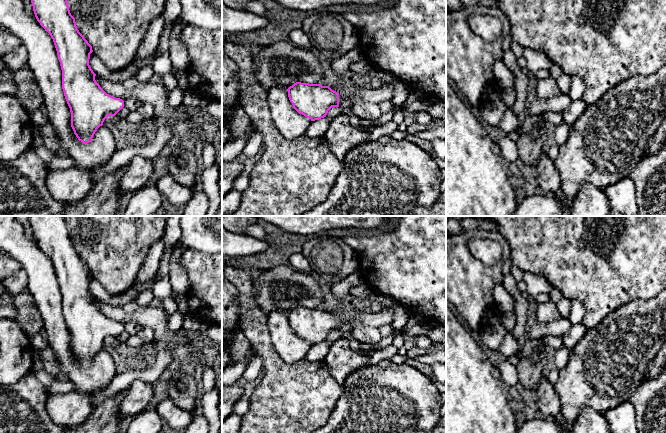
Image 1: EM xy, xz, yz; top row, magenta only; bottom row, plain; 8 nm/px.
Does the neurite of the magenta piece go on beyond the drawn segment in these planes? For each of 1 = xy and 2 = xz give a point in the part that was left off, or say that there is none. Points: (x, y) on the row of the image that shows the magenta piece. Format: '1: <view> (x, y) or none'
1: none
2: none

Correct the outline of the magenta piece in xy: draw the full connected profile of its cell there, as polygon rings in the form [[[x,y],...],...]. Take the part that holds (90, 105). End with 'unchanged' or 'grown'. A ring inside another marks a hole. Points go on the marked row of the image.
[[[31,0],[37,21],[53,39],[62,70],[62,89],[71,112],[71,127],[84,144],[92,141],[97,129],[108,116],[115,116],[124,101],[107,94],[96,82],[96,74],[89,65],[92,46],[79,32],[67,0]]]; unchanged

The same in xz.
[[[296,82],[287,91],[293,108],[311,121],[326,117],[332,107],[339,107],[339,93],[329,86]]]; unchanged

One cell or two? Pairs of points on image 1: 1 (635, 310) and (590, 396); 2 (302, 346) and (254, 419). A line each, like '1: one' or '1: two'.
1: one
2: two

